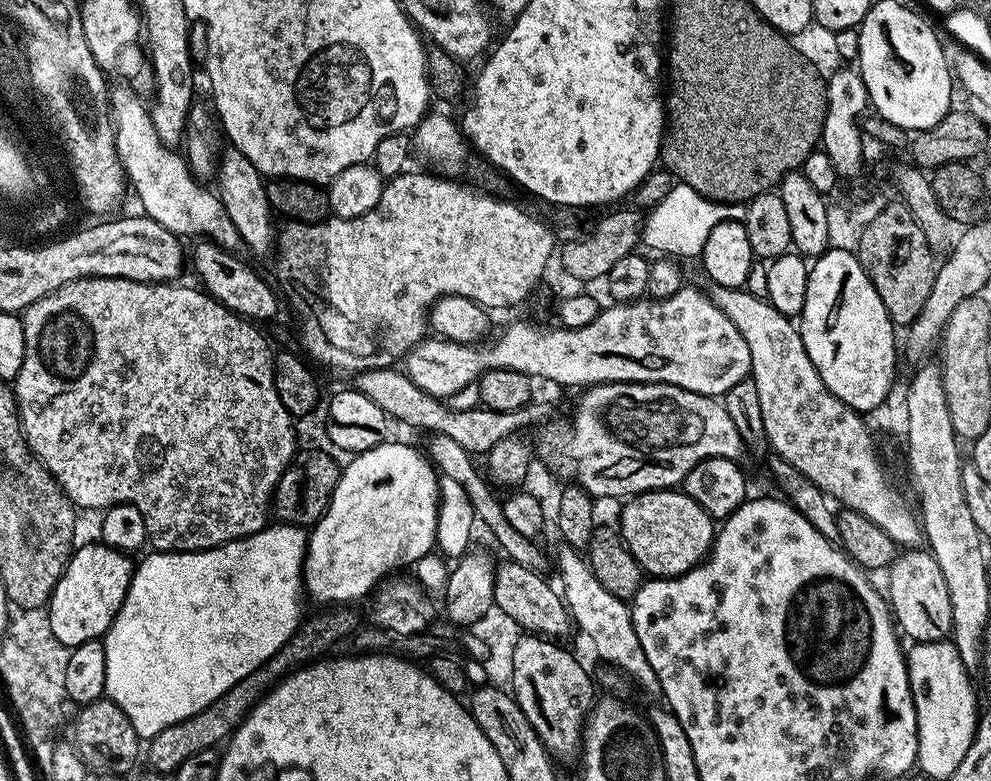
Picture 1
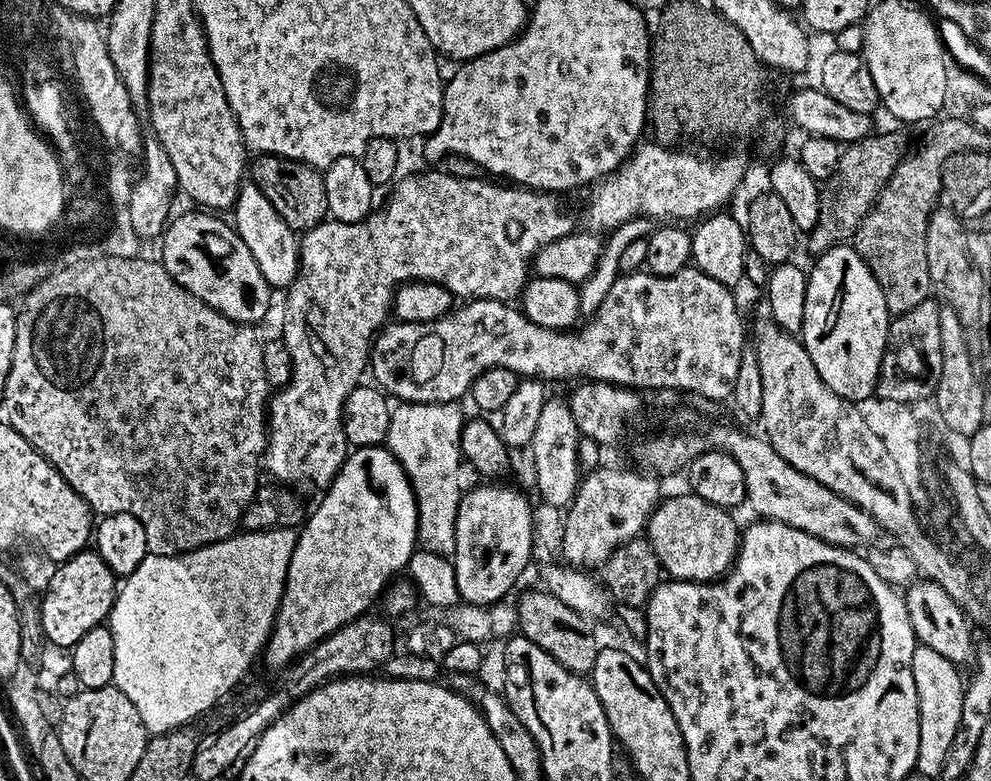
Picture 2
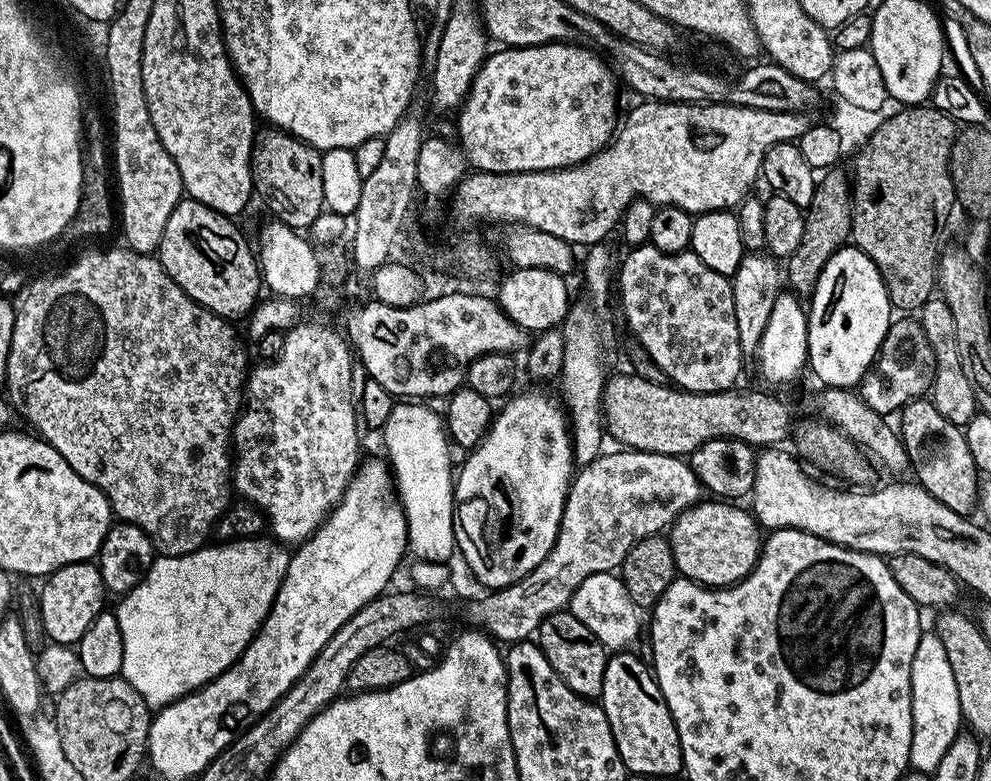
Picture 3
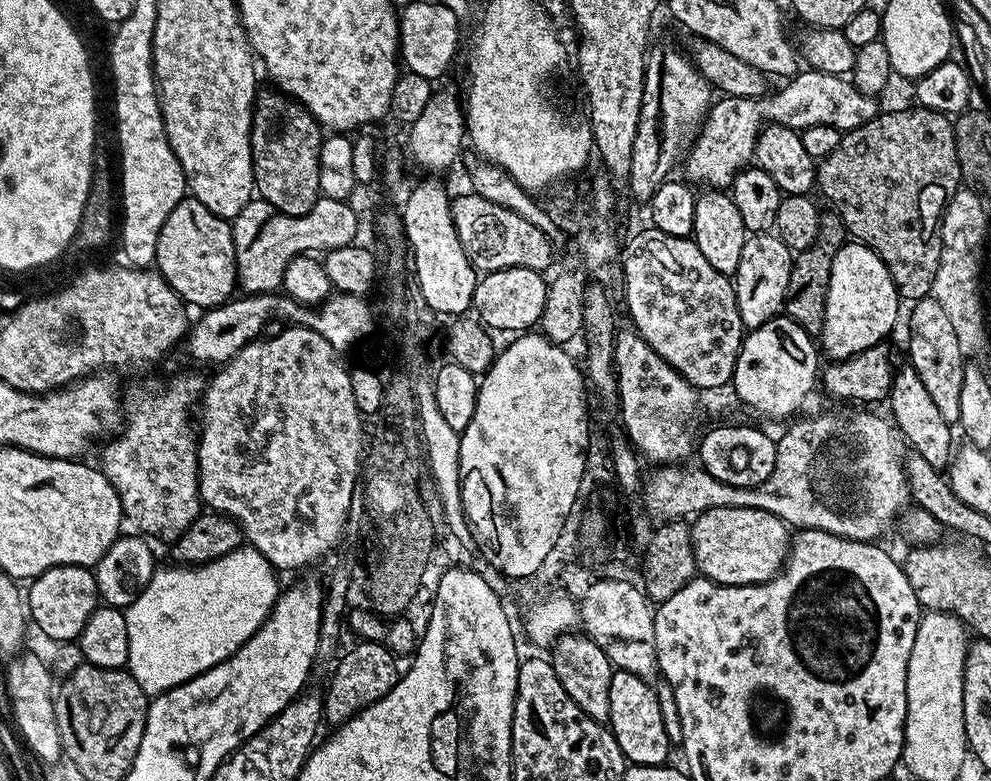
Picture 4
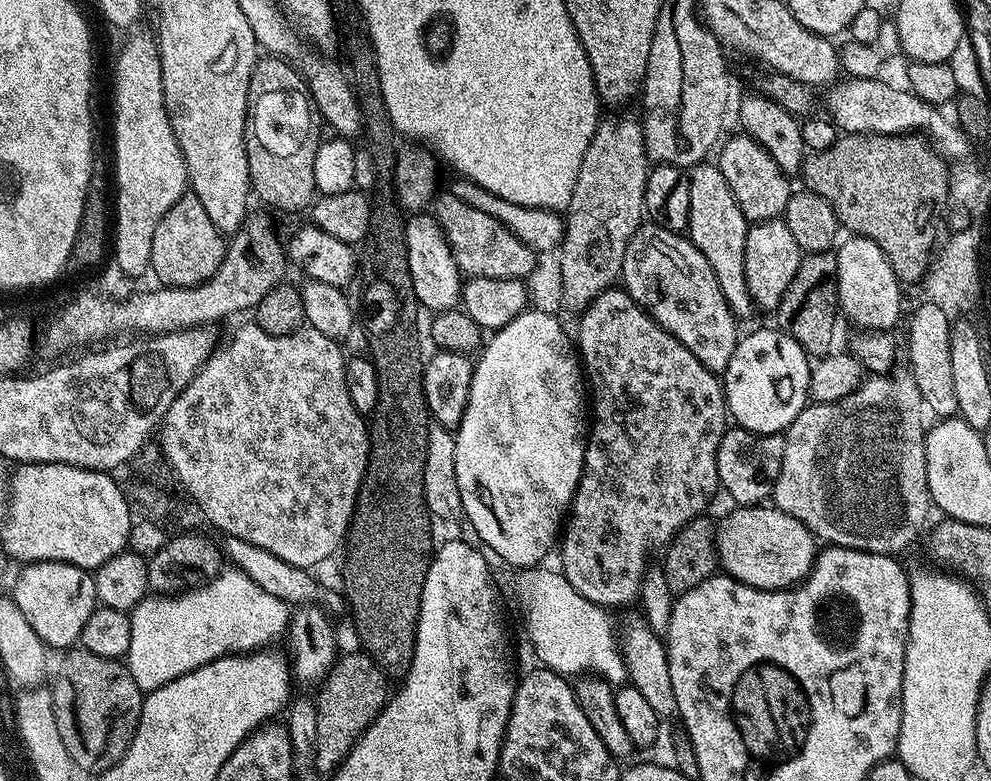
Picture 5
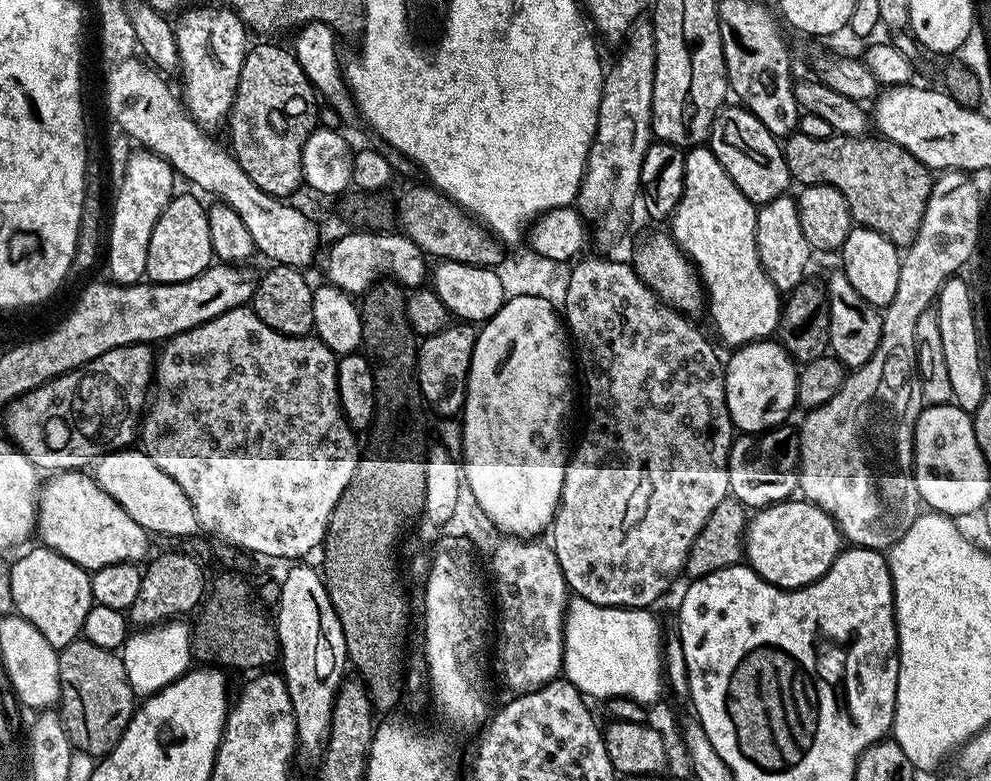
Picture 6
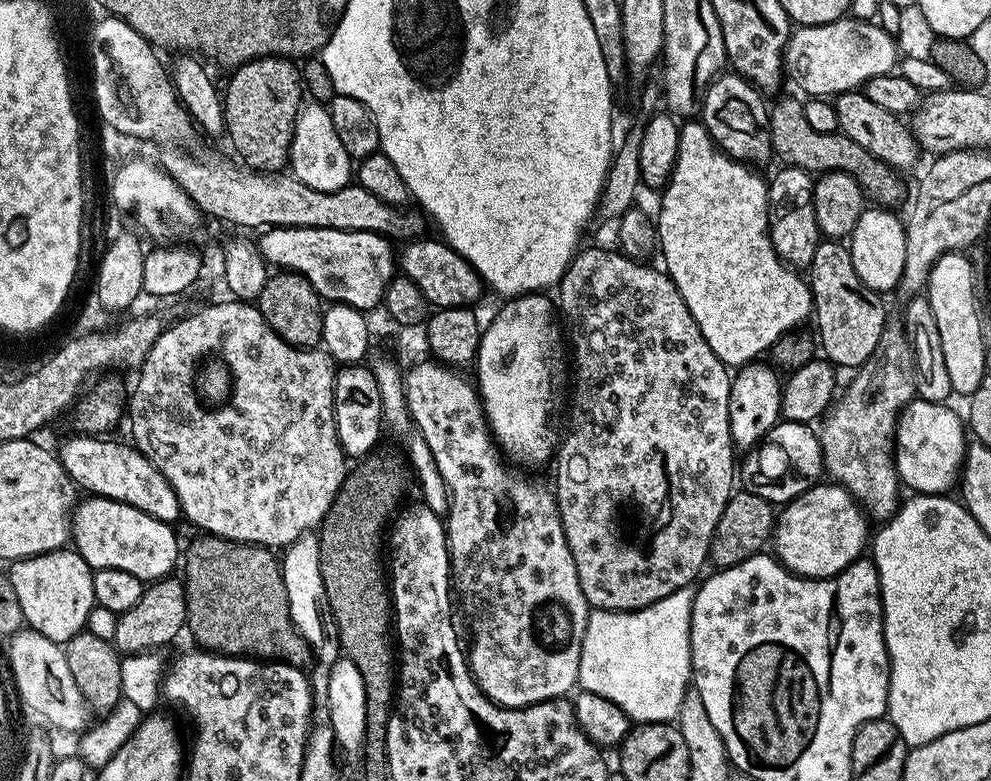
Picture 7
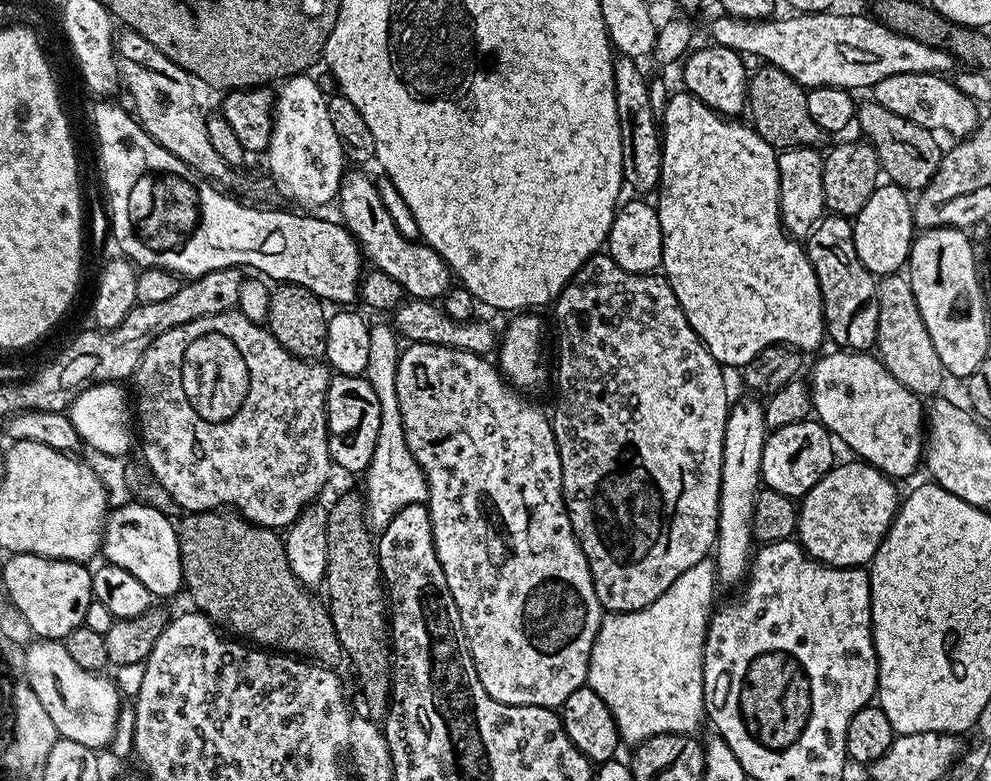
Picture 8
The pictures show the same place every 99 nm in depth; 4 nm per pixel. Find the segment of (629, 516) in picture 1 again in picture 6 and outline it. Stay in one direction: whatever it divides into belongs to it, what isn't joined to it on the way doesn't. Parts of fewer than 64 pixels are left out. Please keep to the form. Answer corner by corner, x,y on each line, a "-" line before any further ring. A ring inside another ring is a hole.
803,498
779,500
761,508
748,521
744,539
744,560
763,580
779,588
805,588
821,580
840,557
840,528
817,504

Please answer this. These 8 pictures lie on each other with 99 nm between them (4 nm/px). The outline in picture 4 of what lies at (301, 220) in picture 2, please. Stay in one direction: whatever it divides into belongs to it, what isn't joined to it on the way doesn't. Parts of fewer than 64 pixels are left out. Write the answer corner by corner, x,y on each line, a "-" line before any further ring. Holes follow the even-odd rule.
283,94
275,95
261,95
252,109
252,179
259,199
270,203
284,215
300,216
306,214
321,197
318,166
322,128
295,100

